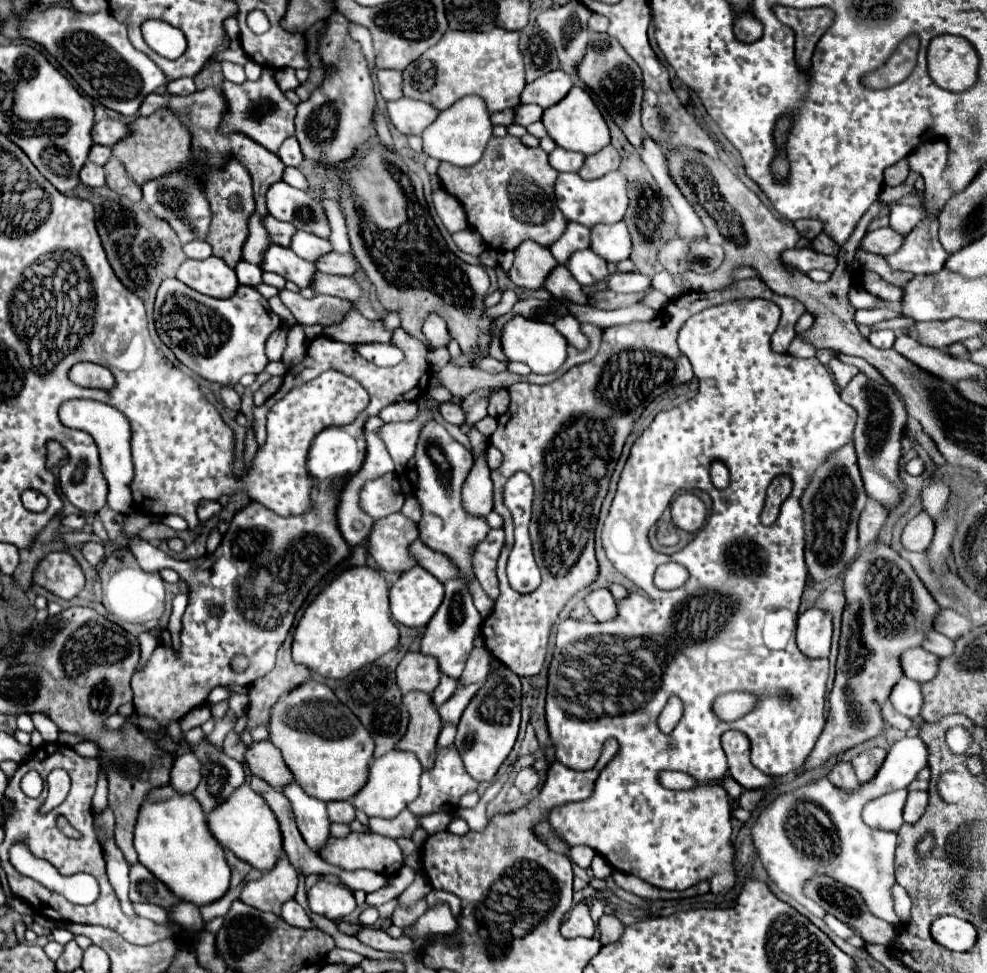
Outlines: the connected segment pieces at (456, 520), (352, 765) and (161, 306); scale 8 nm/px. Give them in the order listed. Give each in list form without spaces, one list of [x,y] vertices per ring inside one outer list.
[[[428,420],[422,426],[422,432],[420,432],[418,444],[416,444],[416,452],[408,464],[408,478],[414,486],[414,494],[424,512],[422,520],[418,524],[420,540],[428,548],[450,556],[466,578],[474,578],[474,572],[470,566],[472,548],[480,540],[484,540],[486,534],[490,532],[484,518],[470,516],[462,508],[460,490],[462,490],[462,484],[464,484],[470,468],[472,468],[470,450],[466,446],[462,446],[458,440],[454,440],[442,424]]]
[[[306,680],[294,692],[282,696],[270,716],[270,742],[282,752],[294,780],[308,796],[322,796],[324,802],[350,800],[366,784],[374,740],[326,684]]]
[[[168,278],[162,282],[156,294],[156,306],[154,306],[154,322],[156,332],[160,340],[174,352],[174,356],[188,366],[192,372],[202,376],[208,382],[218,382],[220,386],[234,386],[244,374],[260,374],[264,366],[268,364],[268,358],[264,354],[264,342],[266,338],[282,326],[282,318],[276,316],[268,302],[252,288],[252,286],[240,286],[234,296],[216,300],[204,294],[198,294],[196,290],[188,288],[176,278]]]

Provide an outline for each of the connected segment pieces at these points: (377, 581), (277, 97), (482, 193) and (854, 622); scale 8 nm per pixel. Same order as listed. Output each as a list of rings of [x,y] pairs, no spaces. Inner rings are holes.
[[[352,566],[338,574],[306,608],[294,630],[292,642],[292,658],[298,664],[308,666],[312,672],[324,678],[346,678],[348,674],[360,670],[362,666],[378,660],[388,650],[398,644],[398,628],[392,624],[390,608],[388,608],[388,584],[380,570],[370,566]]]
[[[270,68],[262,70],[260,80],[252,82],[246,80],[242,84],[234,84],[224,80],[220,84],[222,96],[226,96],[228,110],[226,116],[222,118],[222,124],[218,128],[220,134],[232,134],[232,132],[242,132],[244,136],[250,136],[254,142],[262,144],[270,152],[278,152],[280,144],[294,134],[294,116],[296,116],[296,106],[280,92],[274,72]]]
[[[514,136],[492,138],[482,160],[470,168],[442,162],[438,176],[444,190],[464,206],[468,224],[492,250],[514,250],[524,240],[550,246],[566,228],[566,218],[558,212],[554,198],[558,172],[548,164],[548,154],[542,148],[524,146]]]
[[[872,542],[852,562],[852,566],[844,578],[844,590],[846,590],[846,608],[844,608],[844,616],[842,616],[840,654],[836,660],[834,688],[828,695],[830,713],[814,750],[806,758],[806,764],[800,768],[800,772],[820,768],[830,756],[838,756],[838,754],[884,732],[886,722],[882,720],[880,708],[890,698],[894,684],[898,684],[898,680],[904,676],[900,656],[904,650],[922,646],[928,632],[934,628],[934,620],[940,612],[940,606],[934,602],[934,598],[922,586],[922,582],[918,580],[918,576],[912,570],[912,566],[904,558],[900,558],[890,546],[876,544],[876,542]]]

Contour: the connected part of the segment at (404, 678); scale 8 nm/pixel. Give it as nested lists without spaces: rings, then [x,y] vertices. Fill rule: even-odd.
[[[408,652],[396,668],[396,680],[402,694],[414,690],[430,694],[438,686],[440,676],[438,662],[432,656],[424,656],[420,652]]]

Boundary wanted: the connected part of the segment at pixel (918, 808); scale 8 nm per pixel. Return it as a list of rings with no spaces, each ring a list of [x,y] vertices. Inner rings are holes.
[[[910,792],[904,806],[904,822],[918,822],[928,804],[928,792]]]

